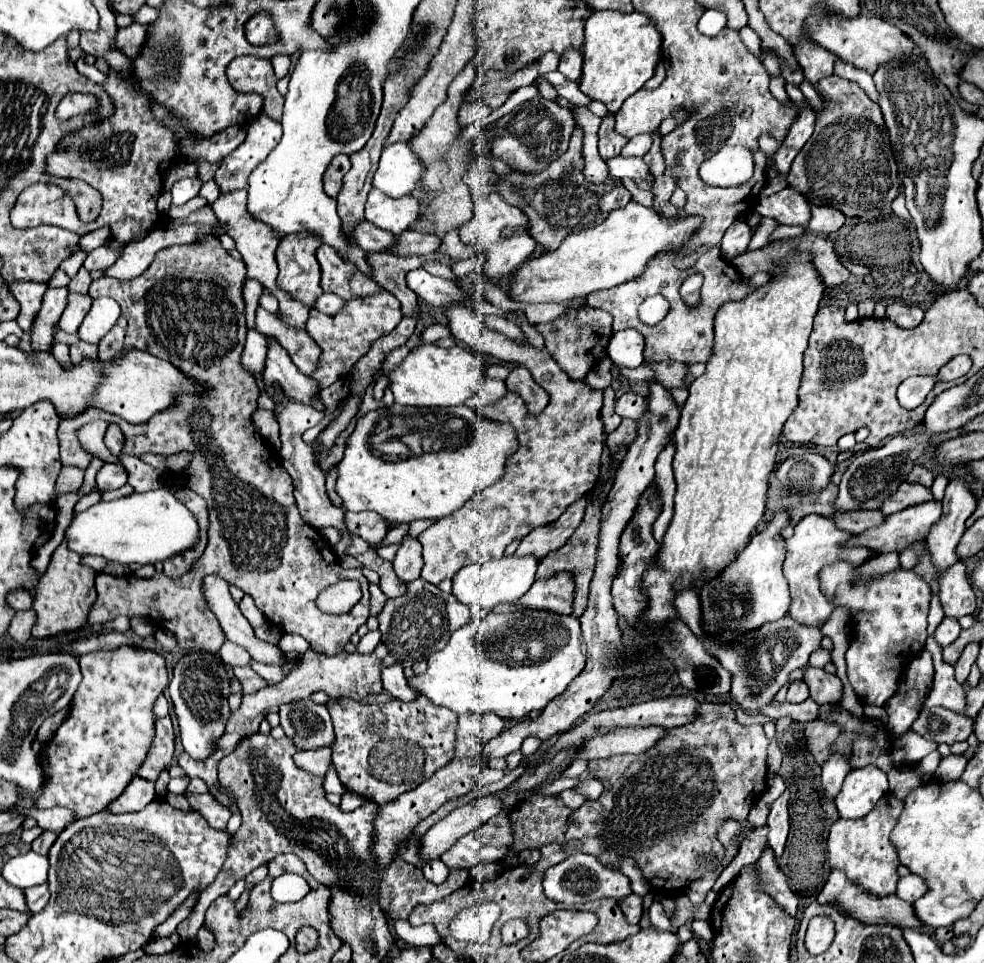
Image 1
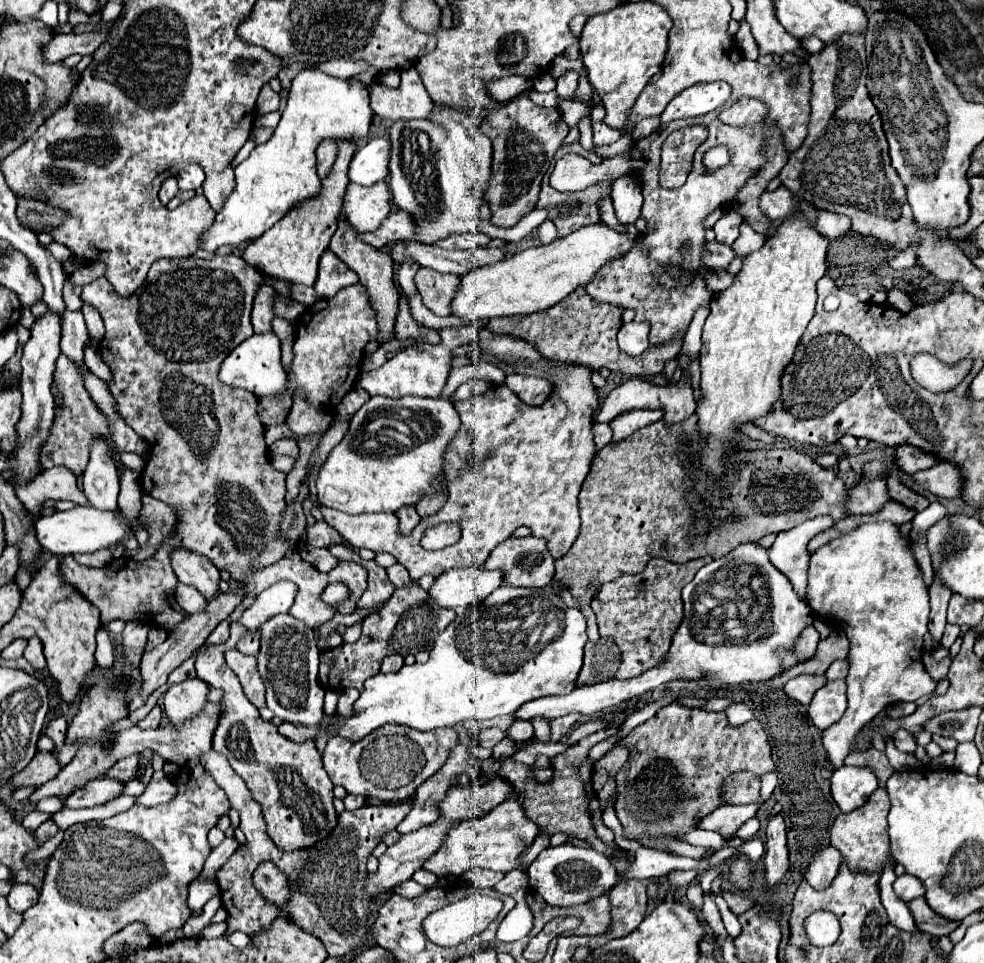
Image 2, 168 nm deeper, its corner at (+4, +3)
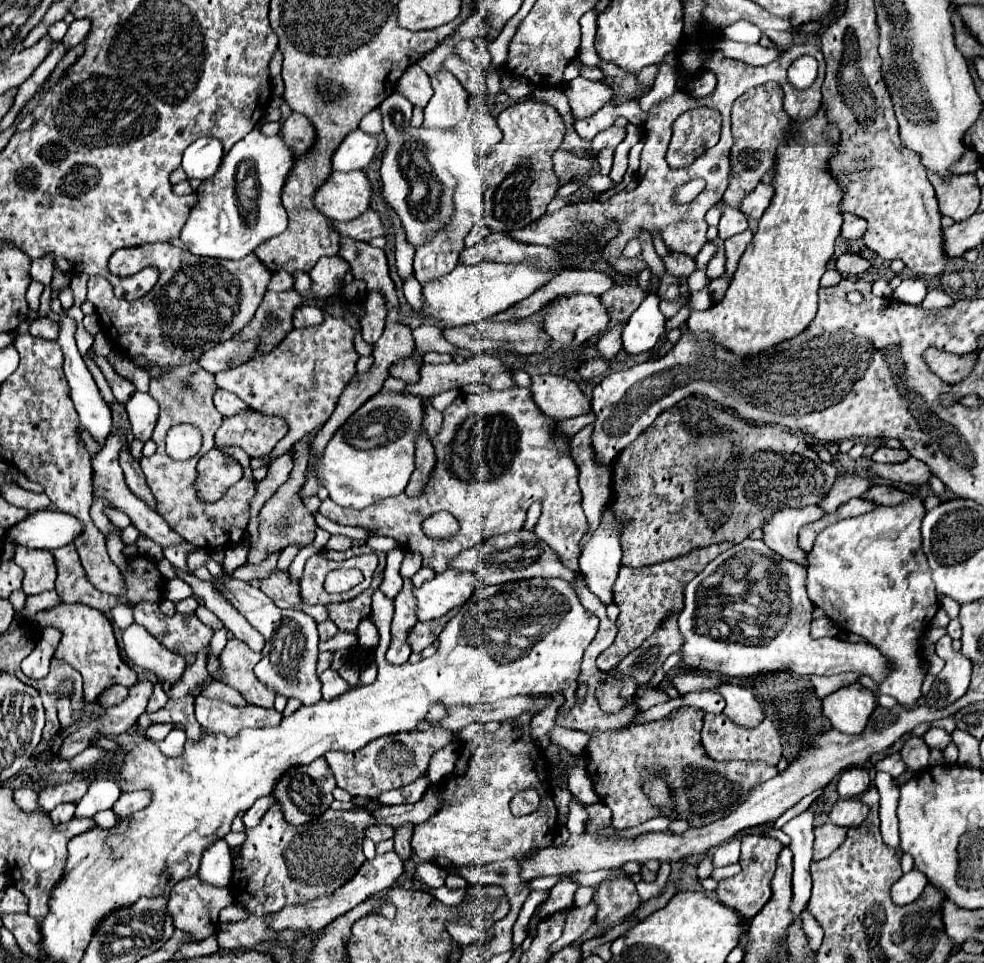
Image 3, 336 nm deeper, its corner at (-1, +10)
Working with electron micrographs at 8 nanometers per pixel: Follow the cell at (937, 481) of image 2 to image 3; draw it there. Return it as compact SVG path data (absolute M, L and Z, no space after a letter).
M908 458L900 464L872 464L870 470L886 480L898 480L906 484L928 484L932 478L928 464L916 458Z

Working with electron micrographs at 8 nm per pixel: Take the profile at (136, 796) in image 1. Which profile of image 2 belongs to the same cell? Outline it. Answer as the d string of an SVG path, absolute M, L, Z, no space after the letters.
M95 779L95 781L89 781L83 789L75 791L73 795L69 795L63 807L65 809L95 807L95 805L111 801L113 797L119 797L121 791L123 791L123 783L121 781L115 781L115 779Z

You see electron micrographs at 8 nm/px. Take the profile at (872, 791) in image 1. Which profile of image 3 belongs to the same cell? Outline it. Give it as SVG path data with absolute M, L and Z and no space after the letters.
M846 768L840 774L836 788L842 798L858 798L870 788L870 774L866 768Z

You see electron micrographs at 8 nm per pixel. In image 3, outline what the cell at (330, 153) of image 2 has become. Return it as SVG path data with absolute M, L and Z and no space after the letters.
M292 112L286 118L286 122L282 124L282 136L298 156L306 156L306 152L310 152L316 140L314 124L310 124L310 120L298 112Z

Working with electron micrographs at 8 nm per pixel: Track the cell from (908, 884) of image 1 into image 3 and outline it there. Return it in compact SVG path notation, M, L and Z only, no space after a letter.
M916 868L912 872L904 874L892 886L892 900L894 900L894 904L910 904L910 902L914 902L922 894L926 884L928 884L926 876L922 872L918 872Z

